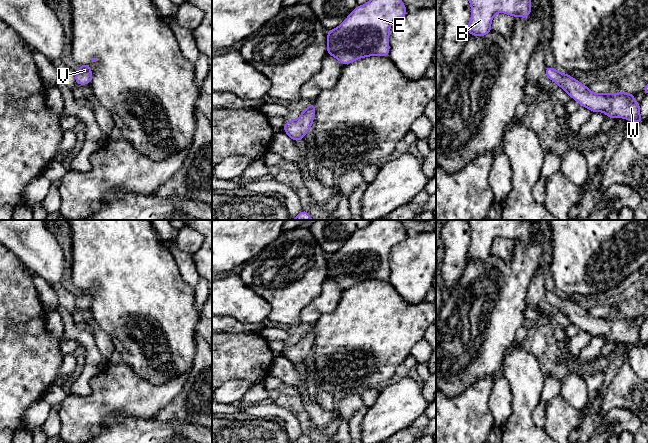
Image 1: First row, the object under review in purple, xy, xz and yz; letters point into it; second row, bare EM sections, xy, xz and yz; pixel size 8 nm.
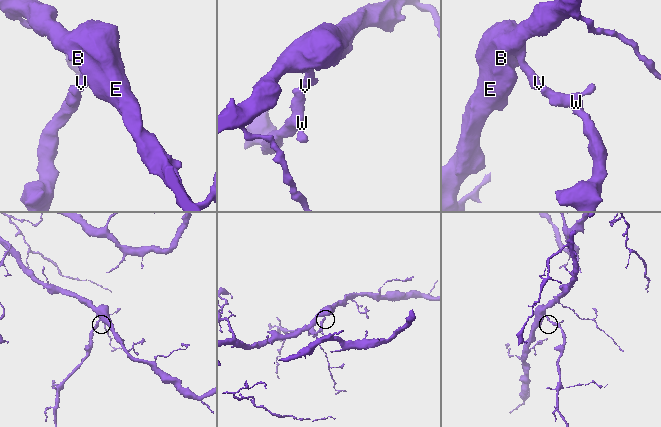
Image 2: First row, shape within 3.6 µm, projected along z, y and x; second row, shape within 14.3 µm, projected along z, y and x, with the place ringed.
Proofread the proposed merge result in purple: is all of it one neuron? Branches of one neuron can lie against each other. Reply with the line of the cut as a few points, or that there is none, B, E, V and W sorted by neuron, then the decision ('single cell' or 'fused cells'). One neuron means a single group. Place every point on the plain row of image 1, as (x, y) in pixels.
cut none; groups B E V W; single cell

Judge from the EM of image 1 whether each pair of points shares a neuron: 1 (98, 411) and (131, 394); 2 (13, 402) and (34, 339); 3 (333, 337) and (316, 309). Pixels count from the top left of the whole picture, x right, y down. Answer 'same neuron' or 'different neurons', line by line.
1: same neuron
2: same neuron
3: different neurons

